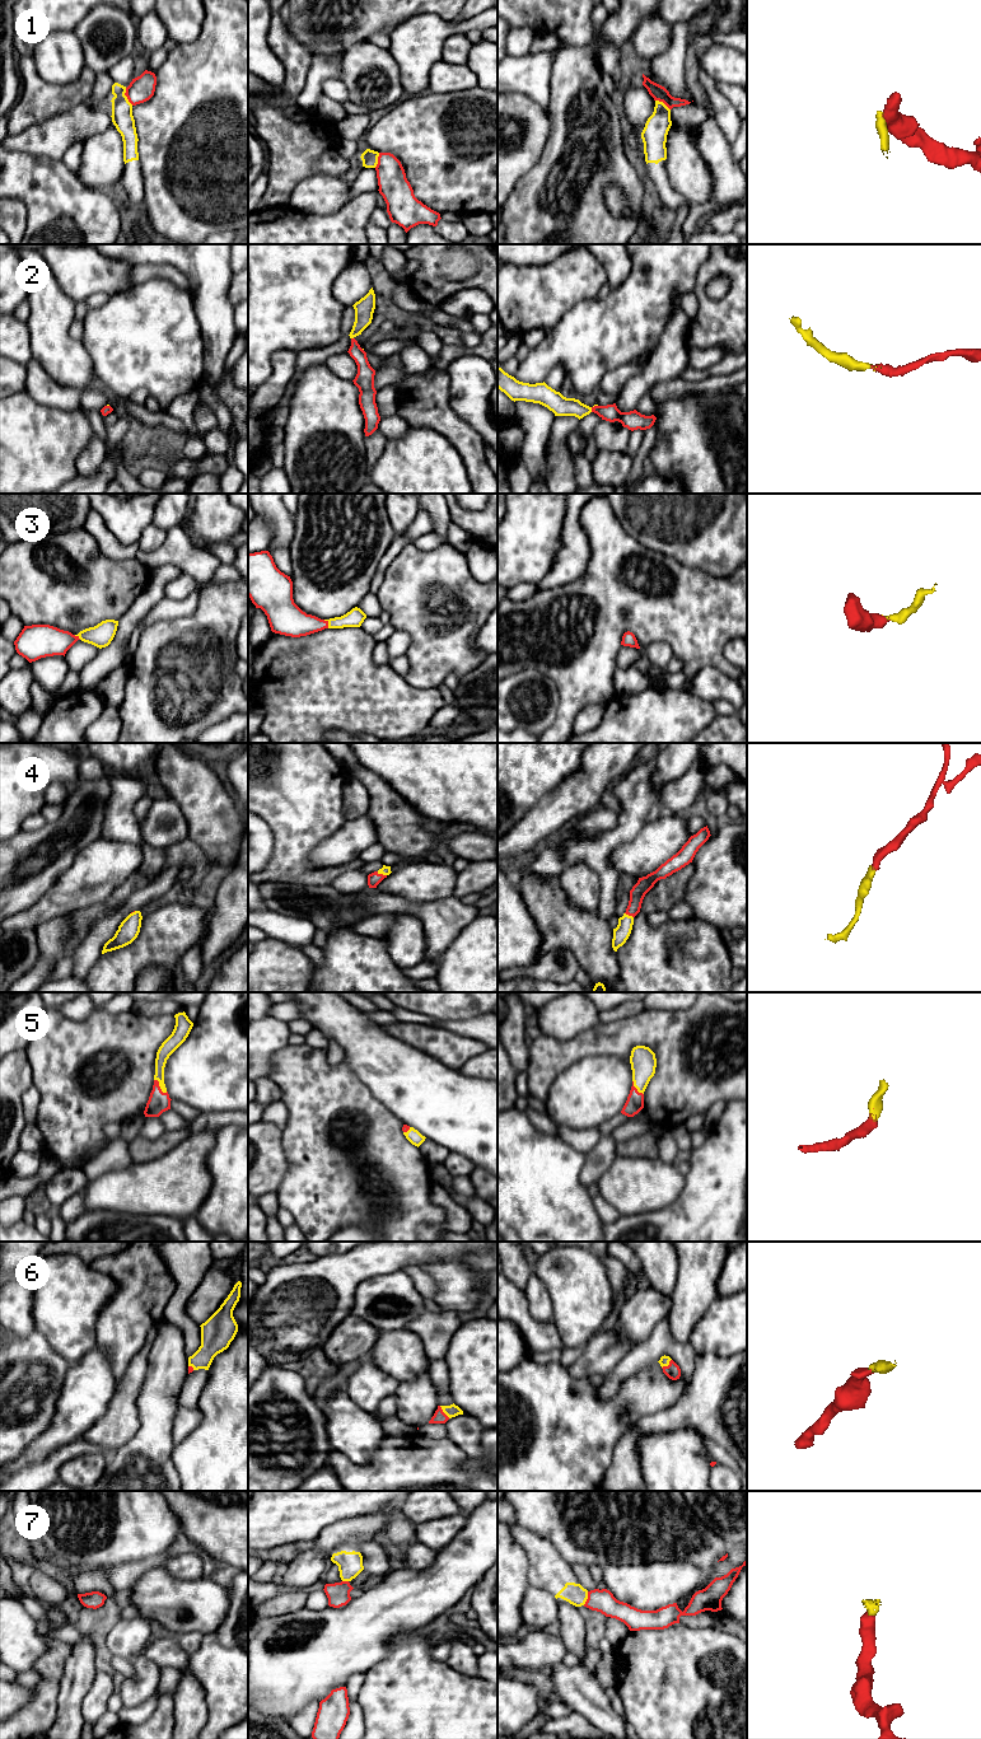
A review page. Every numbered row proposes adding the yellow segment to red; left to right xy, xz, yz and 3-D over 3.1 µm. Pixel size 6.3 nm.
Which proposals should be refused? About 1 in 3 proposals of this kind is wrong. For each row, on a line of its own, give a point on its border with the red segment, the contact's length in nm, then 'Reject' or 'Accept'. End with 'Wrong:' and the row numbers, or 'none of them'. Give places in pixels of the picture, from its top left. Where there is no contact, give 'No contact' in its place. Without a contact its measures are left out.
1: Touches red at xy (126, 96). Shared border 120 nm. Reject
2: Touches red at yz (593, 407). Shared border 60 nm. Accept
3: Touches red at xz (327, 623). Shared border 70 nm. Accept
4: Touches red at xz (382, 874). Shared border 70 nm. Accept
5: Touches red at xy (159, 1087). Shared border 120 nm. Accept
6: Touches red at xz (443, 1412). Shared border 100 nm. Accept
7: Touches red at yz (588, 1598). Shared border 90 nm. Accept
Wrong: 1

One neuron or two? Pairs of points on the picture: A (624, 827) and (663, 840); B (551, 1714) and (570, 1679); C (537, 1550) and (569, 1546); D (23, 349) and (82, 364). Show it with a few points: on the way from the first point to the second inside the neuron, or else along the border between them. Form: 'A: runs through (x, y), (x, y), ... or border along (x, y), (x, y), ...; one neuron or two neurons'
A: border along (647, 821), (630, 841), (619, 845), (613, 850); two neurons
B: border along (563, 1700), (574, 1710); two neurons
C: border along (529, 1531), (546, 1538), (571, 1566); two neurons
D: border along (24, 322), (28, 330), (32, 358); two neurons

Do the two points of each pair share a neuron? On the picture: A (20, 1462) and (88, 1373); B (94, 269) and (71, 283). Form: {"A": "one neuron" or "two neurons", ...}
{"A": "one neuron", "B": "one neuron"}

